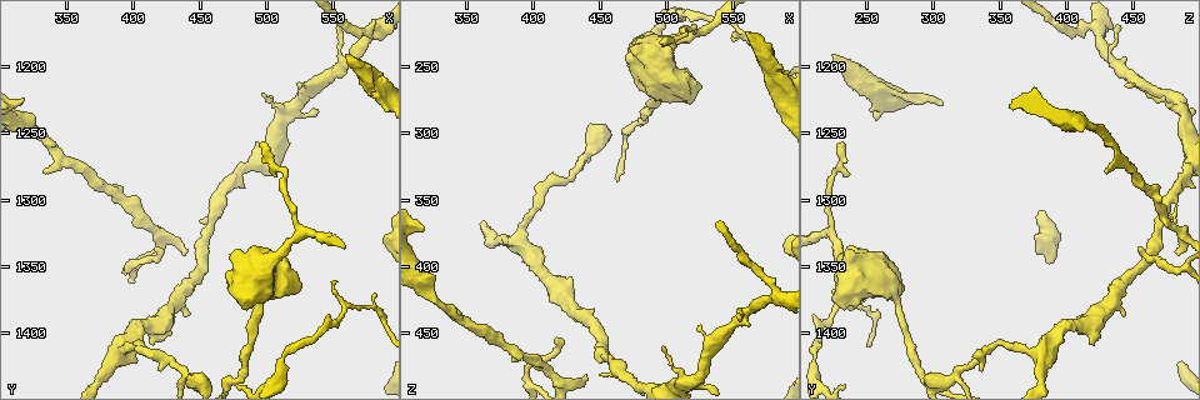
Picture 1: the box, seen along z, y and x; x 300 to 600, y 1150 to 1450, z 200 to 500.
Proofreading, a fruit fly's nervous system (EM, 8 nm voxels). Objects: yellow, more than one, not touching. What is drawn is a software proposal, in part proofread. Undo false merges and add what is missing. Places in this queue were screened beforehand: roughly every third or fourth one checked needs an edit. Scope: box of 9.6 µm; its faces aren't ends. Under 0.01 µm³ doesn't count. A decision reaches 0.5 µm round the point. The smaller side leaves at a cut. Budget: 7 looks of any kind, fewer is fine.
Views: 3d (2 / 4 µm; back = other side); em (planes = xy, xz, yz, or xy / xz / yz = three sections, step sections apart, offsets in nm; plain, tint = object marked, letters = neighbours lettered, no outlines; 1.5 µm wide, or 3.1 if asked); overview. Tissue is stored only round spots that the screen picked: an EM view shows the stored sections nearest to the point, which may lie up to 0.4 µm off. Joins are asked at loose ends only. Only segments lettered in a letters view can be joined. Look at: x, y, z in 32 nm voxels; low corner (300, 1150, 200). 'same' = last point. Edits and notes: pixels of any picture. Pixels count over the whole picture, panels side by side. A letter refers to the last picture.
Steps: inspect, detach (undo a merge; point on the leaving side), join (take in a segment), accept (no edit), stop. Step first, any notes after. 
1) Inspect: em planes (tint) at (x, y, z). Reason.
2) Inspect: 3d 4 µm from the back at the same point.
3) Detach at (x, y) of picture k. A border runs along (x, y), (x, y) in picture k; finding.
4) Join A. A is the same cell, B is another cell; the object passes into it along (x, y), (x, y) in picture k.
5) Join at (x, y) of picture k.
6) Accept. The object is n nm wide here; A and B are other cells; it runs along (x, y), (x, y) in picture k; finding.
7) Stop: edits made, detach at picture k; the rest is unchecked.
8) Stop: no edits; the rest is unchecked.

Inspect: em planes (tint) at (440, 1432, 318).

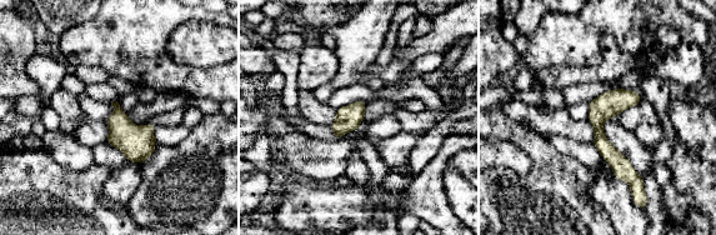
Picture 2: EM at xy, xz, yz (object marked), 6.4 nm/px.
Inspect: em planes (letters) at the same point.

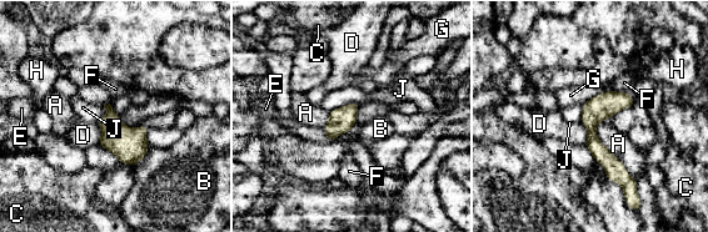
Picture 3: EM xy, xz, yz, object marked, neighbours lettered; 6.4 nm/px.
Accept. The object is 140 nm wide here; the longest contact is with A, 440 nm; A, B, C, D, E, F, G, H and J are other cells; continuous, no second neuron.

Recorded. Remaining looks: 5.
Inspect: 3d 4 µm at (526, 1322, 224).

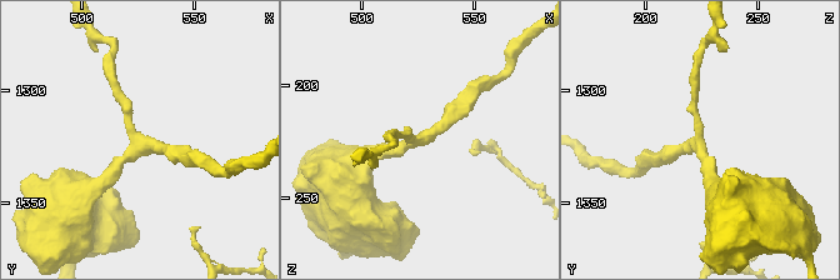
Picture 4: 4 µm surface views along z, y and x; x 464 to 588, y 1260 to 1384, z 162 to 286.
Inspect: em planes (tint) at (527, 1324, 224). 3 arms meet here.

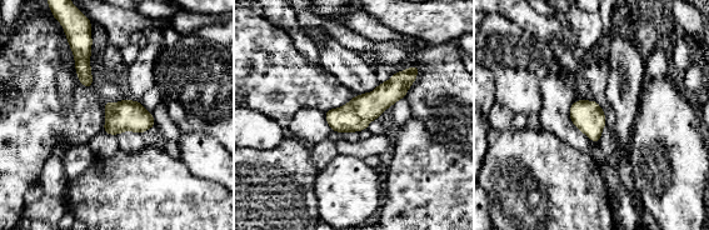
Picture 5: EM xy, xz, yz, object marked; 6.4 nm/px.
Inspect: em planes (letters) at the same point. See the neighbours.

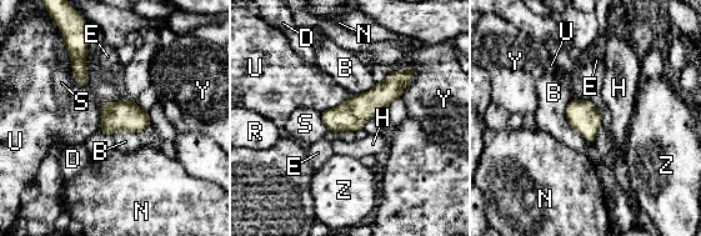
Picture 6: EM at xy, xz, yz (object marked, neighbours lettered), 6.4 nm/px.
Accept. The longest contact is with U, 320 nm; B, D, E, H, N, R, S, U, Y and Z are other cells; it runs along (407, 70), (370, 104), (326, 121) in picture 6; all the same neuron.

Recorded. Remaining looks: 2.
Inspect: 3d 2 µm at (560, 1192, 226). Free end.

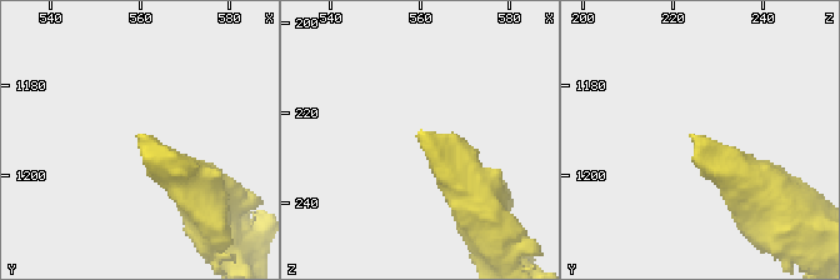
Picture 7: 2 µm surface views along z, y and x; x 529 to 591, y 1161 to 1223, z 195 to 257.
Inspect: em planes (letters) at (561, 1191, 225). Now the EM.

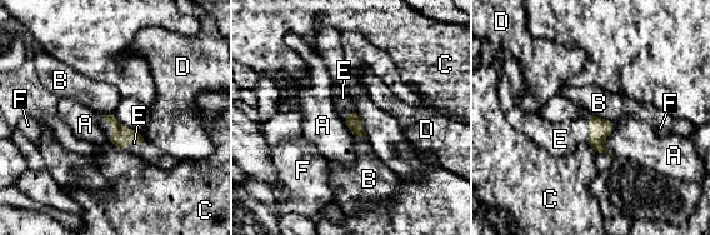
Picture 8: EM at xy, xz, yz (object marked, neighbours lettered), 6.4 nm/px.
Join E. The longest contact is with A, 240 nm; E is the same cell, A, B, C, D and F are other cells; the object passes into it along (600, 129), (589, 130), (560, 139) in picture 8; the neuron continues.

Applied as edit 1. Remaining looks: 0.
Stop: edits made, join at picture 8; the rest is unchecked.

